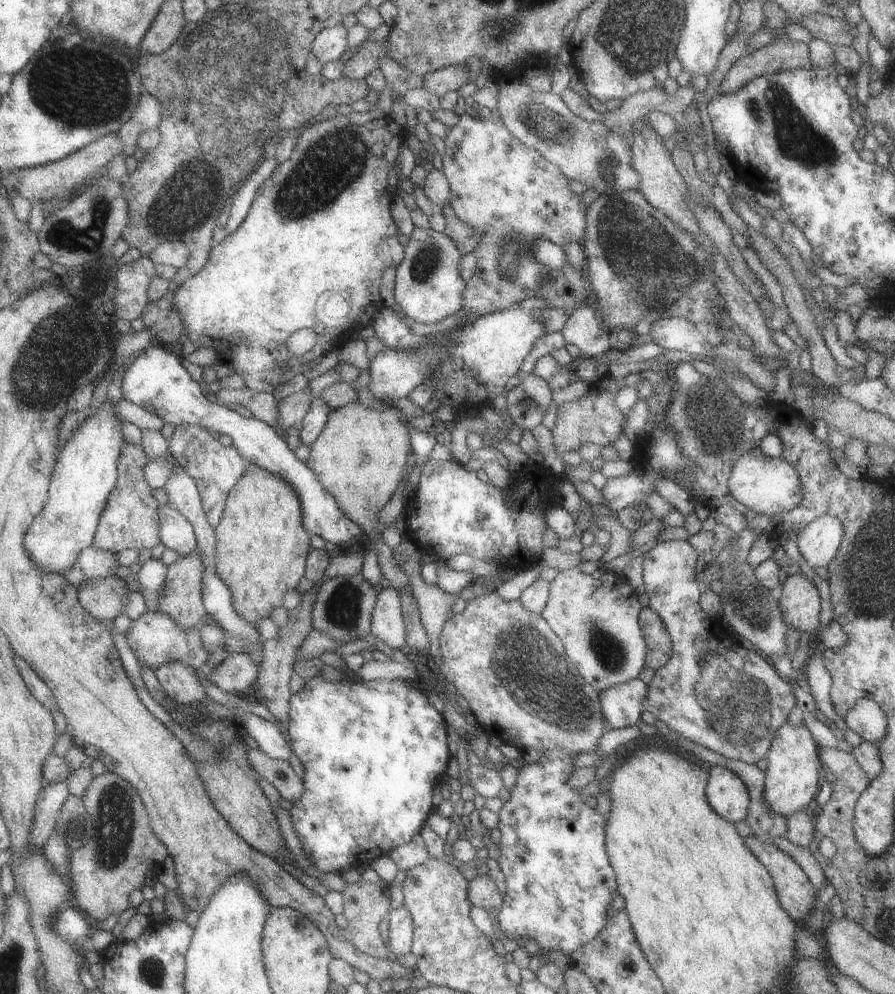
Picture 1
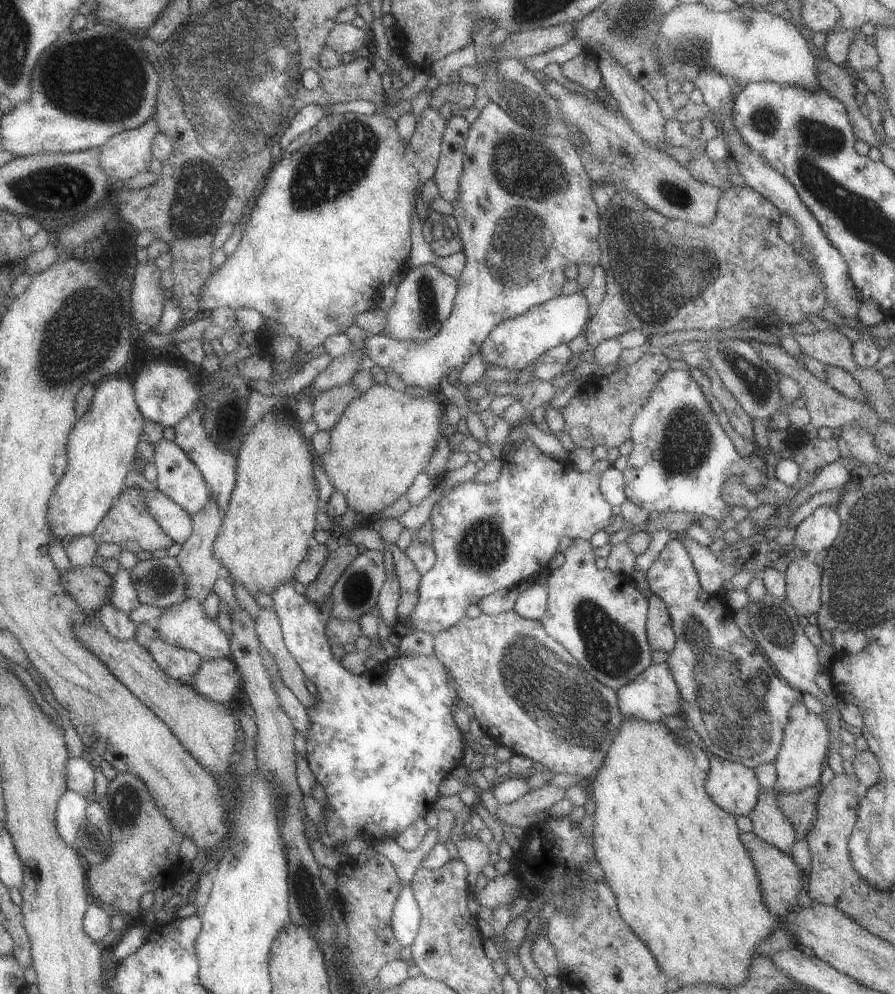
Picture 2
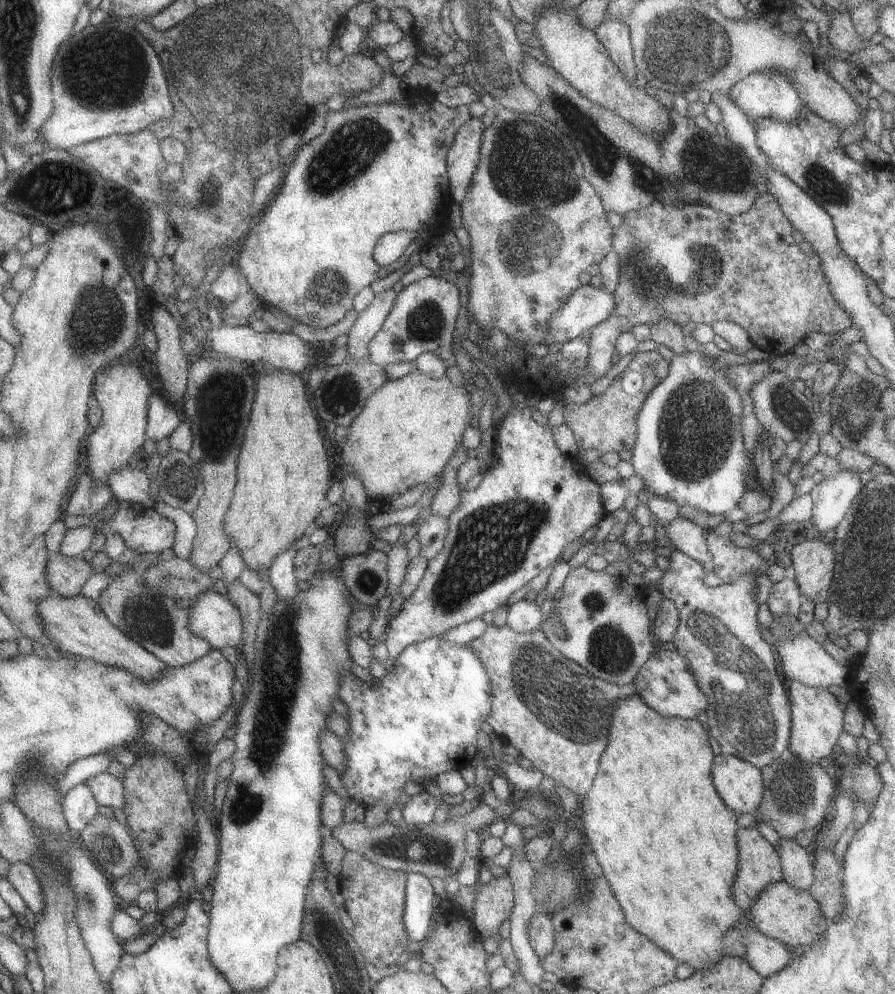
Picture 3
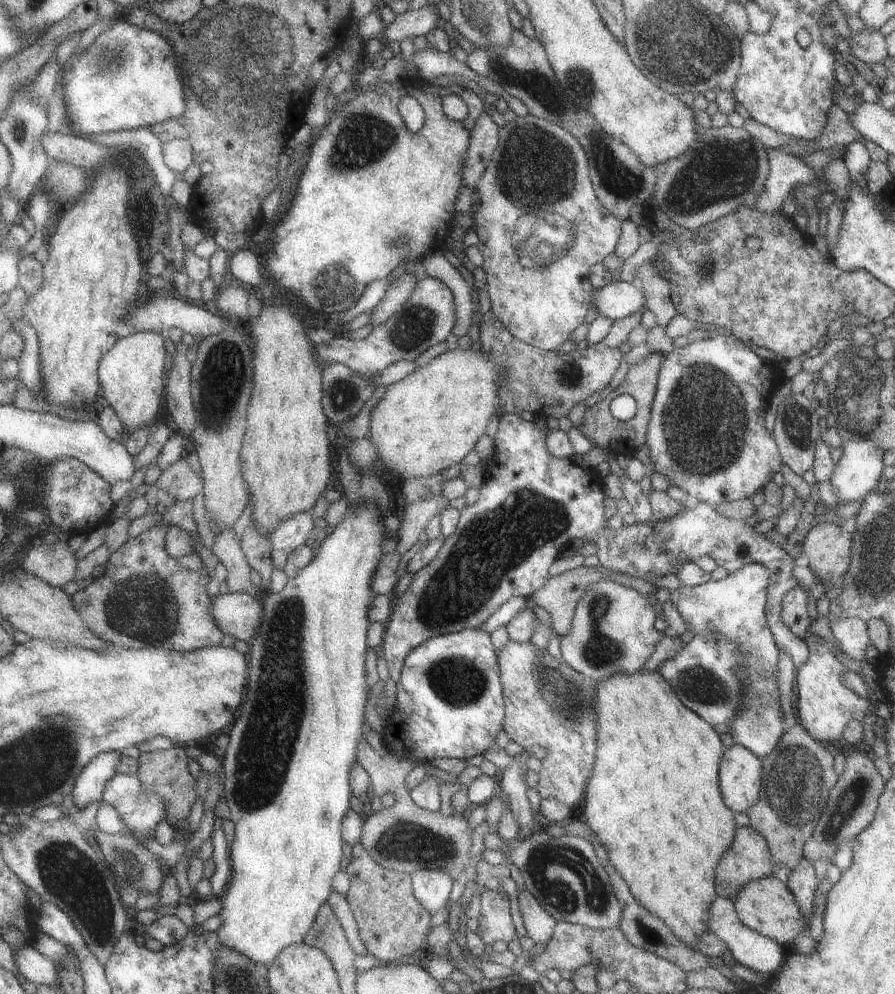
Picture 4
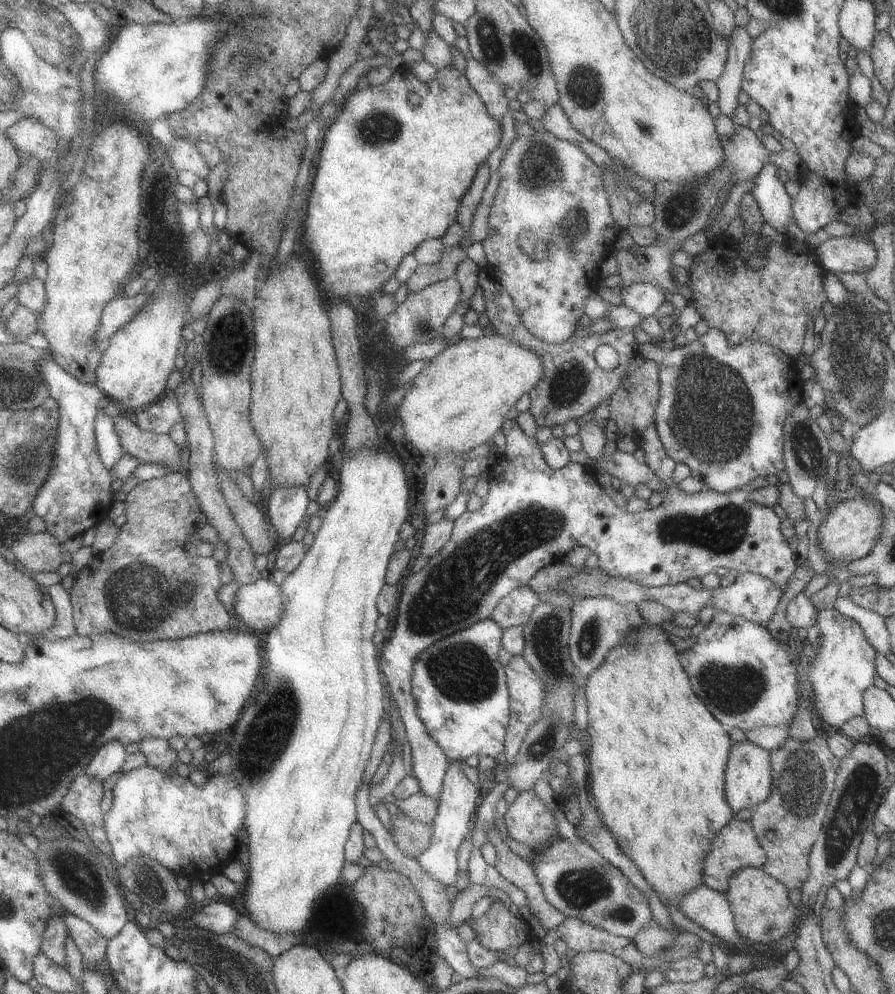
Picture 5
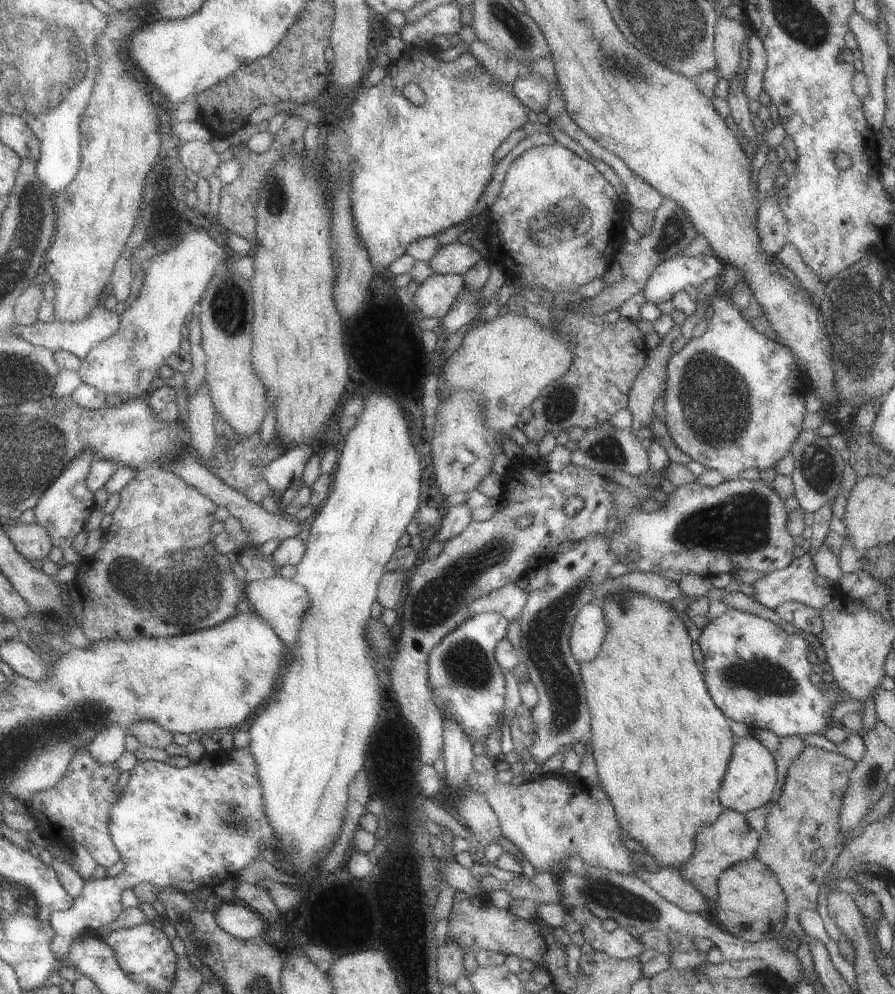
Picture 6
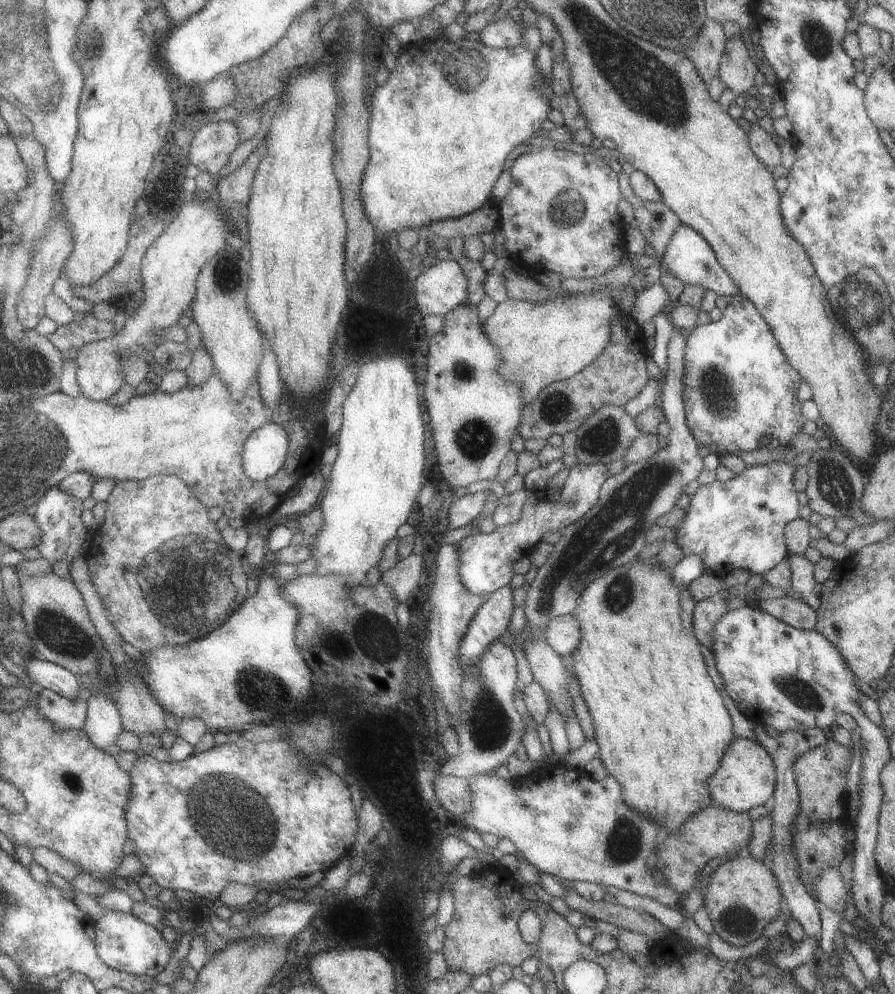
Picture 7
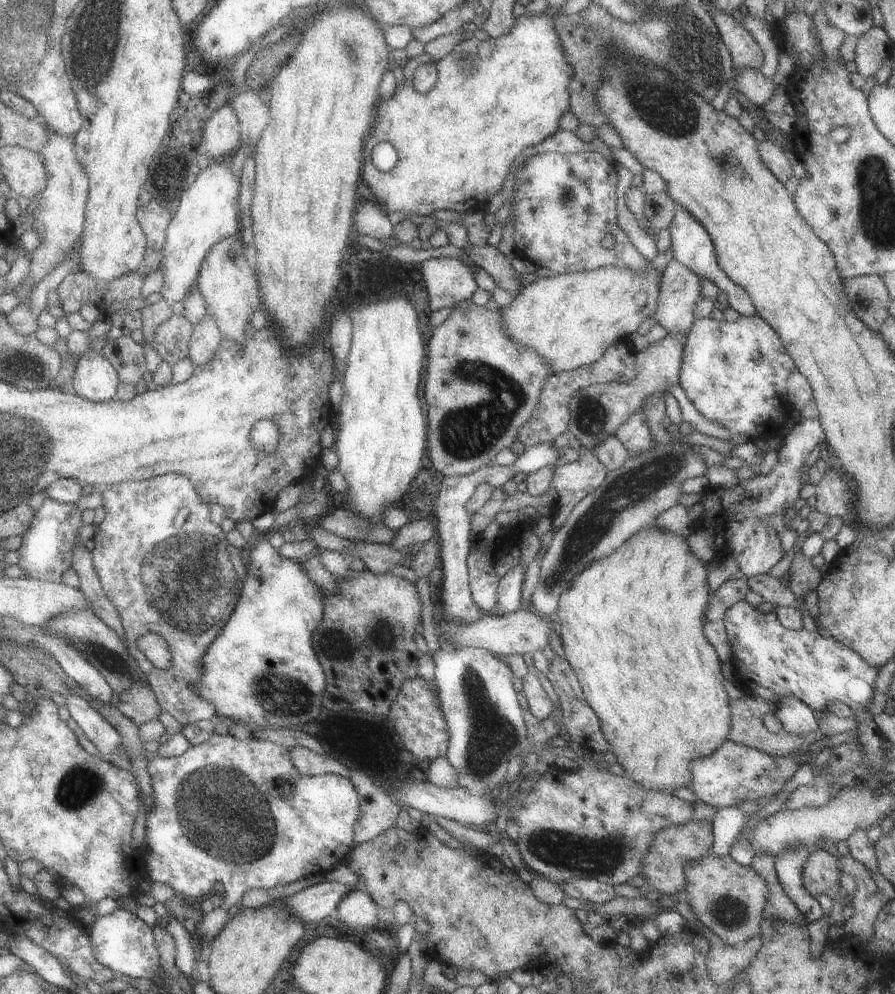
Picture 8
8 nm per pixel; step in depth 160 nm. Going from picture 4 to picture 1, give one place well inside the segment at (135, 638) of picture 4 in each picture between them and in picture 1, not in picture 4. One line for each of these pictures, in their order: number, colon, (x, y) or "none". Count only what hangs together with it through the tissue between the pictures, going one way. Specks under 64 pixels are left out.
1: (179, 682)
2: (177, 663)
3: (154, 621)

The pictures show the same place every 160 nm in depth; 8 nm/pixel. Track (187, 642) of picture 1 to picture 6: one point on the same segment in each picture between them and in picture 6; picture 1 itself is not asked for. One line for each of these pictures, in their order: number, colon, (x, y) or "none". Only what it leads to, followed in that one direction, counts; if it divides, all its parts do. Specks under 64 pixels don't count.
2: (183, 625)
3: (213, 618)
4: (238, 614)
5: (257, 605)
6: (279, 602)

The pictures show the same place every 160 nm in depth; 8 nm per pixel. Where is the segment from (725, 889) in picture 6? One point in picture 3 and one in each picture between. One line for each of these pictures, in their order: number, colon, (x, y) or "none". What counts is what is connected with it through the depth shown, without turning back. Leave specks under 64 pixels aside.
3: (781, 912)
4: (765, 905)
5: (762, 913)

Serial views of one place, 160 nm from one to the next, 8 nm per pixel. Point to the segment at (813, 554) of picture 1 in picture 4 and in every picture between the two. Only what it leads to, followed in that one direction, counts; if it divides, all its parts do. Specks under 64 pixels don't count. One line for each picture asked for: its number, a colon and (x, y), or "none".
2: (816, 532)
3: (831, 496)
4: (857, 472)

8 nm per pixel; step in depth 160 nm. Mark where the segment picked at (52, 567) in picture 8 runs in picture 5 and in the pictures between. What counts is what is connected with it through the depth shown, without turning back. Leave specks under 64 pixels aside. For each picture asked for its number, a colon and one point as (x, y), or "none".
5: (76, 495)
6: (61, 509)
7: (57, 512)

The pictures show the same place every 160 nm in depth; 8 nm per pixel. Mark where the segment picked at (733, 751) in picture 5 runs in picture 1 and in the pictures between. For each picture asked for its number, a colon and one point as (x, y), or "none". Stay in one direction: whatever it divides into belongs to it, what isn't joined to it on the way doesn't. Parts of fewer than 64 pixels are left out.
1: (726, 794)
2: (733, 787)
3: (739, 784)
4: (739, 774)

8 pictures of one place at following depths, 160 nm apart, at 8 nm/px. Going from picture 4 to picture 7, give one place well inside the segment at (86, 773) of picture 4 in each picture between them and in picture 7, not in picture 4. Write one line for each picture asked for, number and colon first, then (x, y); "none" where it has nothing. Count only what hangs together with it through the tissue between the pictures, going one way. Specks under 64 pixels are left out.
5: (108, 758)
6: (106, 746)
7: (102, 724)

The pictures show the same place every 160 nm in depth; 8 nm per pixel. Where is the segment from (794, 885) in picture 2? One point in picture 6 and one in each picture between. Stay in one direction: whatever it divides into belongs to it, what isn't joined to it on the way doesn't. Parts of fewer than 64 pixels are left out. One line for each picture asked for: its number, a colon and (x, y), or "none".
3: (758, 865)
4: (748, 858)
5: (735, 846)
6: (729, 839)

